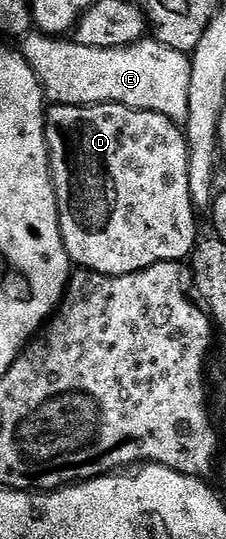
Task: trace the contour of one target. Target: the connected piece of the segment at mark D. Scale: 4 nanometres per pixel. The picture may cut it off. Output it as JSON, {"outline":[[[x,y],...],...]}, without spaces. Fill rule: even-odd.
{"outline":[[[103,102],[93,106],[57,106],[52,104],[47,107],[44,116],[44,139],[48,145],[50,181],[56,193],[62,240],[69,259],[77,267],[93,270],[99,274],[126,276],[150,268],[159,262],[183,263],[184,257],[191,250],[193,253],[197,249],[196,214],[198,214],[198,210],[192,205],[190,184],[188,183],[188,135],[177,123],[170,121],[158,112],[135,110],[113,102]]]}

